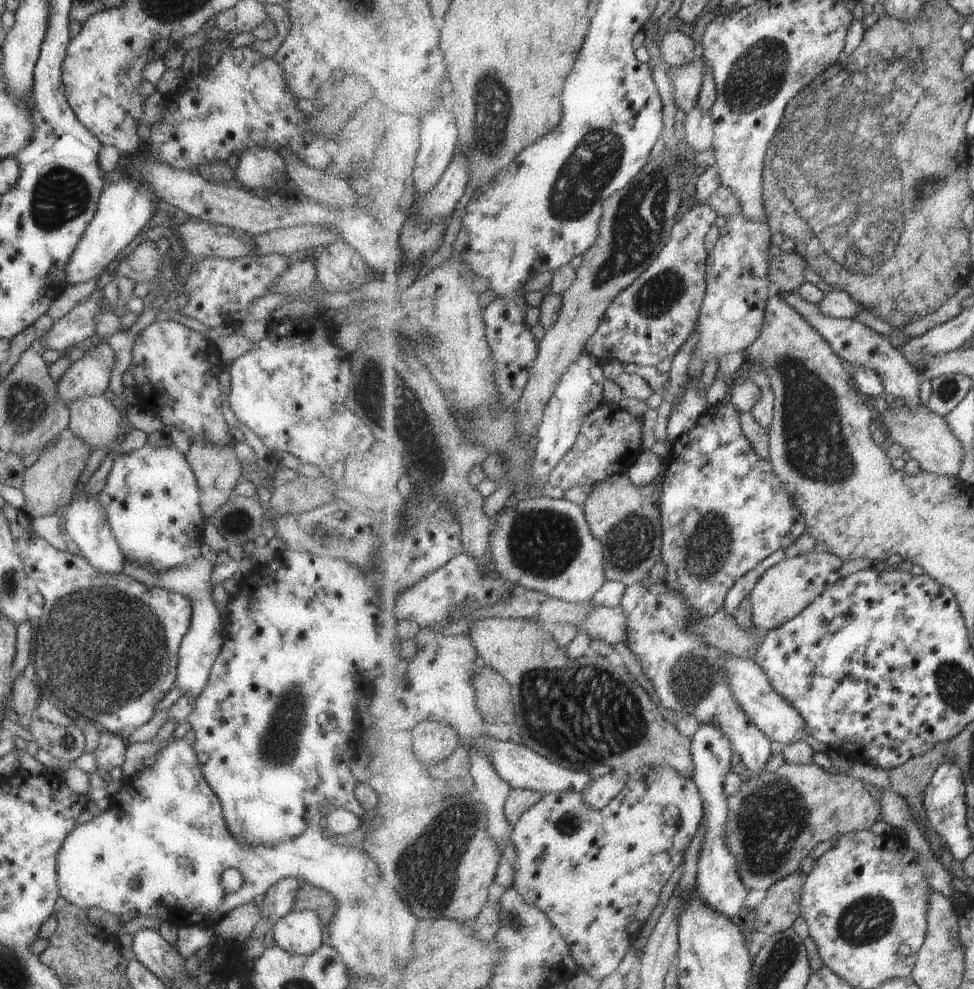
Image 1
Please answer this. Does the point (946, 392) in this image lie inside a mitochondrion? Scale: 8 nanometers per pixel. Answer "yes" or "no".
yes

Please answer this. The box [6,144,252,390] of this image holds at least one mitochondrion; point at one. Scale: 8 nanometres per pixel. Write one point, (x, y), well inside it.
(61, 195)

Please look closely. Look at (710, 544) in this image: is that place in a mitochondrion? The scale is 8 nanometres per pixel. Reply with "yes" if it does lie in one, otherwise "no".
yes

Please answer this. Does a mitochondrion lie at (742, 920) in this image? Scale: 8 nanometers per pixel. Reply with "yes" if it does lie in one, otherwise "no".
no

